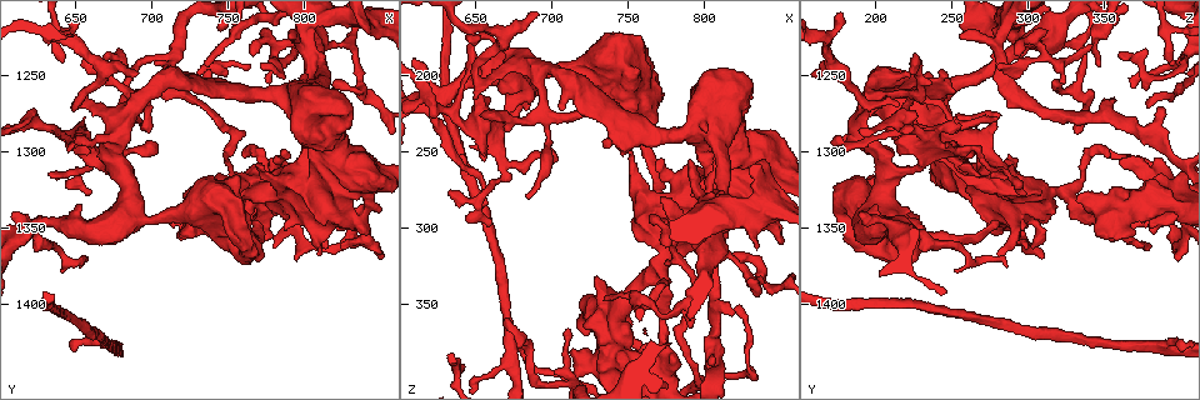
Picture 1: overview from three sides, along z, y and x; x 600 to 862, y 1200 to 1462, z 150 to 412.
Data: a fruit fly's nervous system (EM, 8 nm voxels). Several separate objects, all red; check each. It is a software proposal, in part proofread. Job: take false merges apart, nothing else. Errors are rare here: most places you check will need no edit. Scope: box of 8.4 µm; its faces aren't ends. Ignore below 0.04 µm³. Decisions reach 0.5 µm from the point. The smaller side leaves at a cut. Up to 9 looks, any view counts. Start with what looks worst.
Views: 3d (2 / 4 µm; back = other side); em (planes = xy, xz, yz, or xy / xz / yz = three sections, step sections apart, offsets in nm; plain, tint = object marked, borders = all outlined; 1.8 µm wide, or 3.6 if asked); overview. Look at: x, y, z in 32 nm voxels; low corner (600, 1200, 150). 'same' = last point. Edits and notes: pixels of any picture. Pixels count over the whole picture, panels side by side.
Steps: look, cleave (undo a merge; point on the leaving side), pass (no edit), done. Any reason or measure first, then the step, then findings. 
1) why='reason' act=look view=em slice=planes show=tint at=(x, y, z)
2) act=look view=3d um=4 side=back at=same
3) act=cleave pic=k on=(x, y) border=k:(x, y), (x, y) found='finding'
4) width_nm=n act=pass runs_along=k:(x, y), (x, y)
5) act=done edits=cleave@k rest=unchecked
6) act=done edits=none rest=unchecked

why='thick turns thin' act=look view=em slice=xy step=8 show=plain at=(808, 1238, 284)

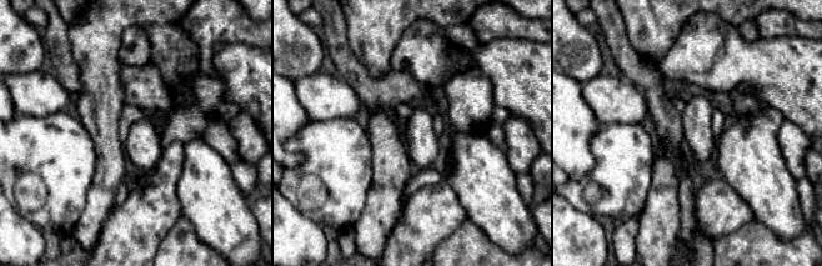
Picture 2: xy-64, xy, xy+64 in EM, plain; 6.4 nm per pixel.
act=look view=em slice=xy step=8 show=borders at=same

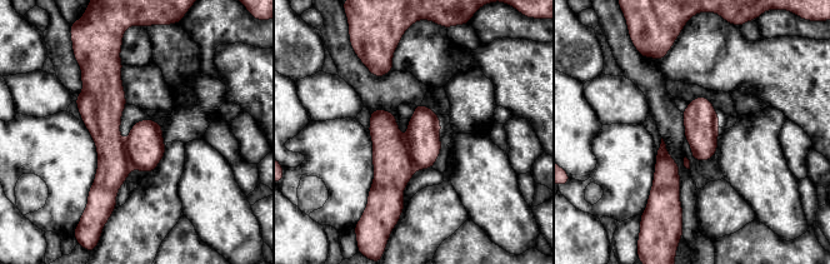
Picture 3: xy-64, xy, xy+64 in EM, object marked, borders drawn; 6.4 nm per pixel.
act=cleave pic=3 on=(390, 157) part_leaving=3:(113, 59), (108, 71), (113, 202) found='two neurons meet here'

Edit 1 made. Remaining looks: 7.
why='see it whole again' act=look view=overview

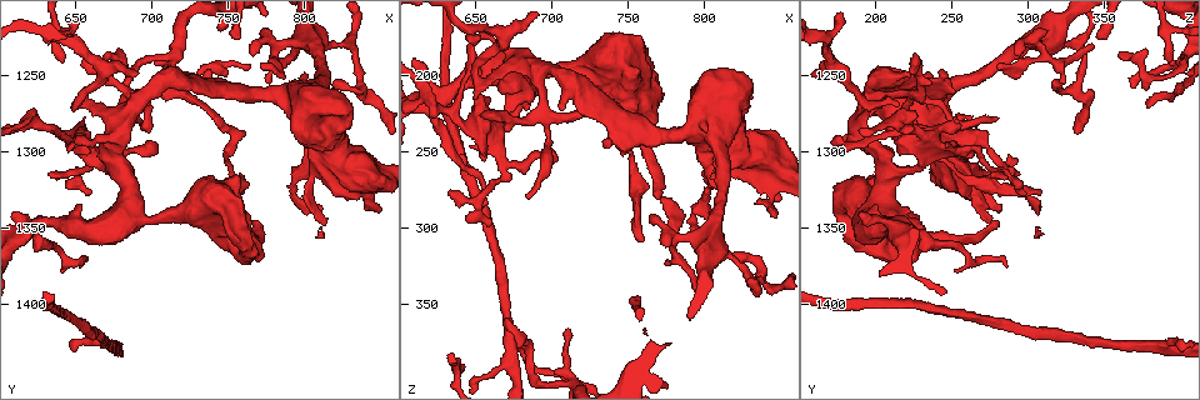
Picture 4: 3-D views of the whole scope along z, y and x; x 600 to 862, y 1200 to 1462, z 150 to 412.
act=look view=3d um=4 at=(756, 1358, 186)

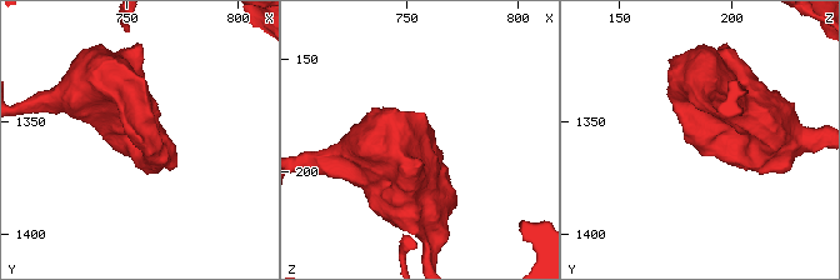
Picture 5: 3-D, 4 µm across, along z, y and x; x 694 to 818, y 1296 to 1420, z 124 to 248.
act=look view=em um=3.6 slice=yz step=16 show=tint at=(754, 1358, 185)

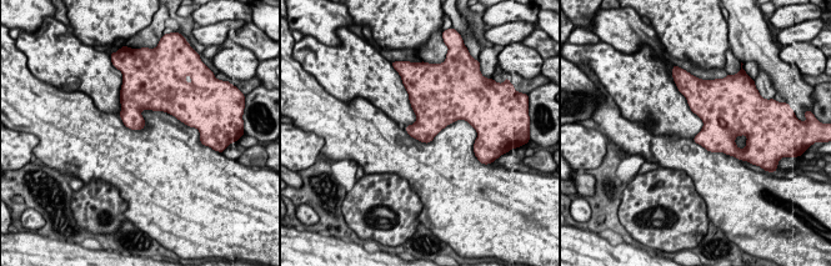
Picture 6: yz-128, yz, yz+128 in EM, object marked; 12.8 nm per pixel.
why='another direction' act=look view=em um=3.6 slice=planes show=tint at=same

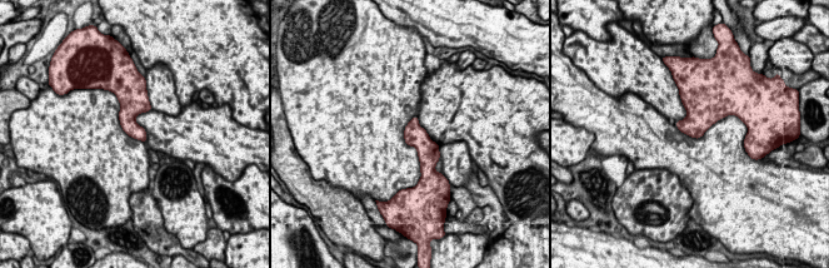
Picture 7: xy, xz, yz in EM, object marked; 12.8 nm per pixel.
act=pass found='continuous, no second neuron'

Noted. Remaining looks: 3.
act=done edits=cleave@3 rest=unchecked

